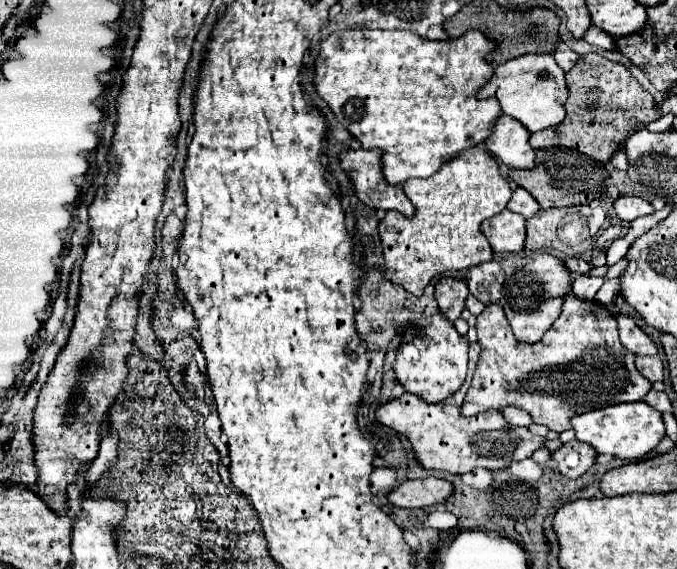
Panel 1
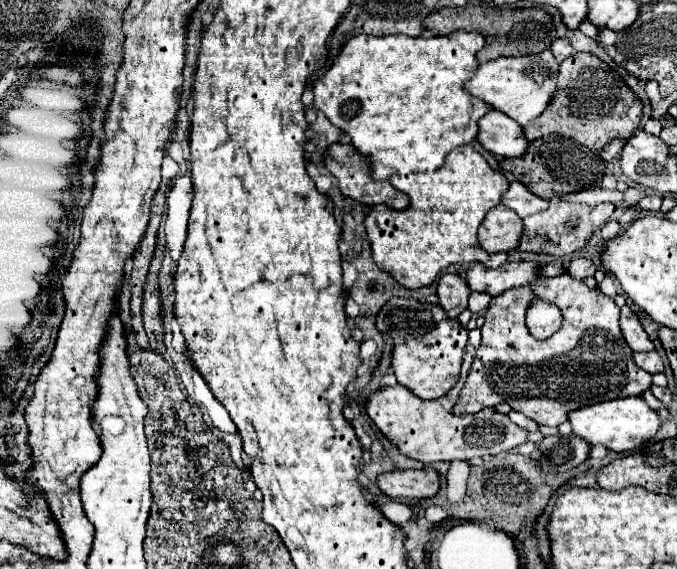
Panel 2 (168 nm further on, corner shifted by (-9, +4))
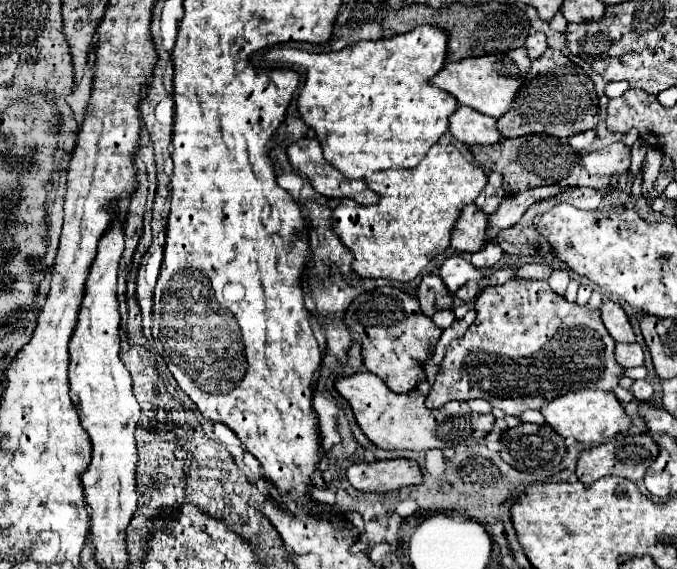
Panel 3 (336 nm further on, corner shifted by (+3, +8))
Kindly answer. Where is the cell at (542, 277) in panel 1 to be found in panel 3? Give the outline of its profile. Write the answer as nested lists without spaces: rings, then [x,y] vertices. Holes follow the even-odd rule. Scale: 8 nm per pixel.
[[[462,255],[448,257],[446,263],[440,267],[440,277],[444,279],[448,291],[456,293],[468,281],[480,281],[480,269],[476,269],[468,259]]]

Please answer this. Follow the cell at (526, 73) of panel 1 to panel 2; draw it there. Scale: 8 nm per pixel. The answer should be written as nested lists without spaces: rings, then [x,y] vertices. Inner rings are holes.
[[[542,51],[526,57],[500,57],[496,61],[480,63],[474,77],[464,83],[464,89],[470,95],[482,99],[492,109],[506,113],[518,125],[526,125],[536,119],[548,105],[556,87],[558,63],[550,51]]]

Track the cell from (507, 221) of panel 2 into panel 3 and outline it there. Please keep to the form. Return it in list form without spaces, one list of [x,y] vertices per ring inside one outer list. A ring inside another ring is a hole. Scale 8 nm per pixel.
[[[474,203],[464,207],[460,215],[460,225],[456,225],[456,231],[452,233],[452,247],[466,253],[480,251],[486,245],[488,225],[488,215],[480,211]]]

